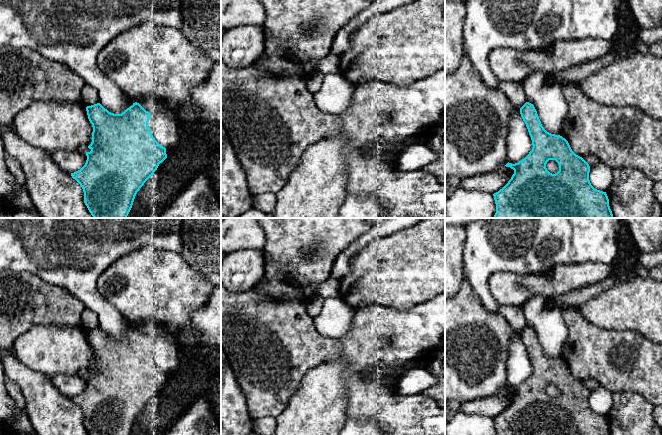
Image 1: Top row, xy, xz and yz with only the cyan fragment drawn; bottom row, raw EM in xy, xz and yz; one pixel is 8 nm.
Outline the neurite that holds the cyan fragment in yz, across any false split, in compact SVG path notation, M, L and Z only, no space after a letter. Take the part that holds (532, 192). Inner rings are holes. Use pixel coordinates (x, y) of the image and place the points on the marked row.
M526 102L520 108L532 140L532 150L519 161L505 166L514 170L508 183L494 193L494 218L613 218L606 192L595 189L589 180L590 166L576 155L568 141L560 135L547 132L541 124L533 104ZM555 160L559 171L550 173L546 164Z

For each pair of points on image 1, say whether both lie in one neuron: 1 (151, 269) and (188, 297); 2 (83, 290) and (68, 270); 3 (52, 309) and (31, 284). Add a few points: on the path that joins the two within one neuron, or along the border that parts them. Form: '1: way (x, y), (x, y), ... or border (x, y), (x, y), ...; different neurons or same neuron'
1: way (160, 278), (172, 290), (179, 290); same neuron
2: way (83, 285), (73, 275); same neuron
3: way (46, 303), (33, 290); same neuron

